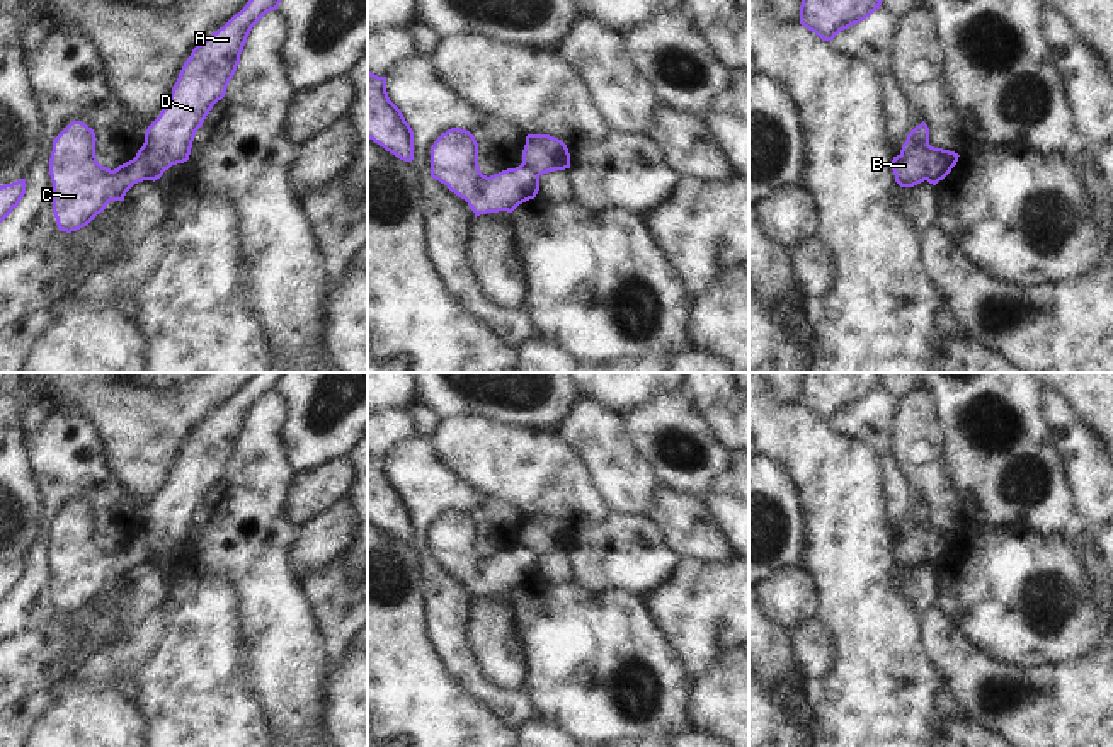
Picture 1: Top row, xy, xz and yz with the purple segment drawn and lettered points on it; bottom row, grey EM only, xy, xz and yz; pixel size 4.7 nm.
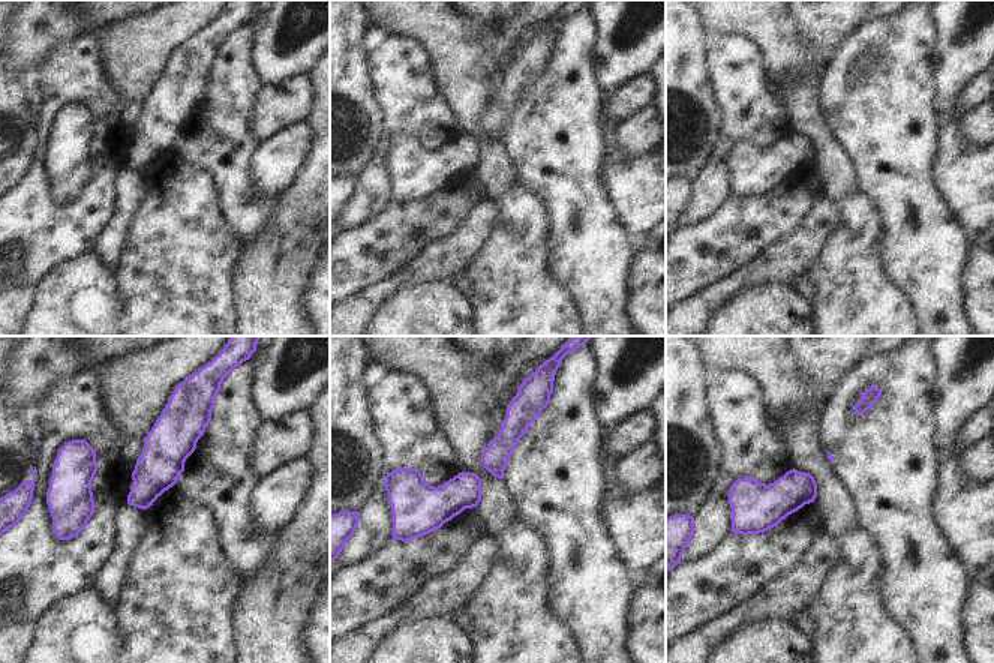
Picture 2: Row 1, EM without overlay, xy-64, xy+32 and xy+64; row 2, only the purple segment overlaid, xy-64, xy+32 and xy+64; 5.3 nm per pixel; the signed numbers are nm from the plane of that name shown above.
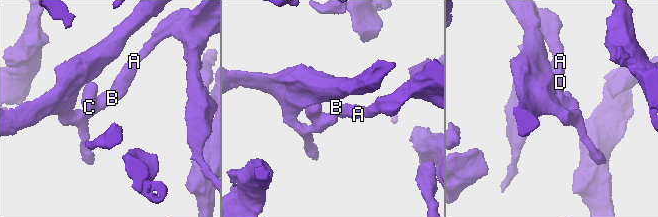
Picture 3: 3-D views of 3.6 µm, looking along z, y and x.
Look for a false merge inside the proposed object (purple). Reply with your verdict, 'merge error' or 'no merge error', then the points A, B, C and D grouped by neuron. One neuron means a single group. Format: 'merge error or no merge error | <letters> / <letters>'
merge error | A B D / C

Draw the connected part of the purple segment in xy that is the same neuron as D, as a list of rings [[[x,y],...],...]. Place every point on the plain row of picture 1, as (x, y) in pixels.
[[[259,373],[223,408],[197,425],[184,444],[167,487],[148,507],[143,529],[151,536],[155,558],[160,560],[172,546],[189,541],[196,512],[203,507],[213,487],[226,475],[240,444],[240,436],[252,408],[271,391],[276,391],[286,373]]]

